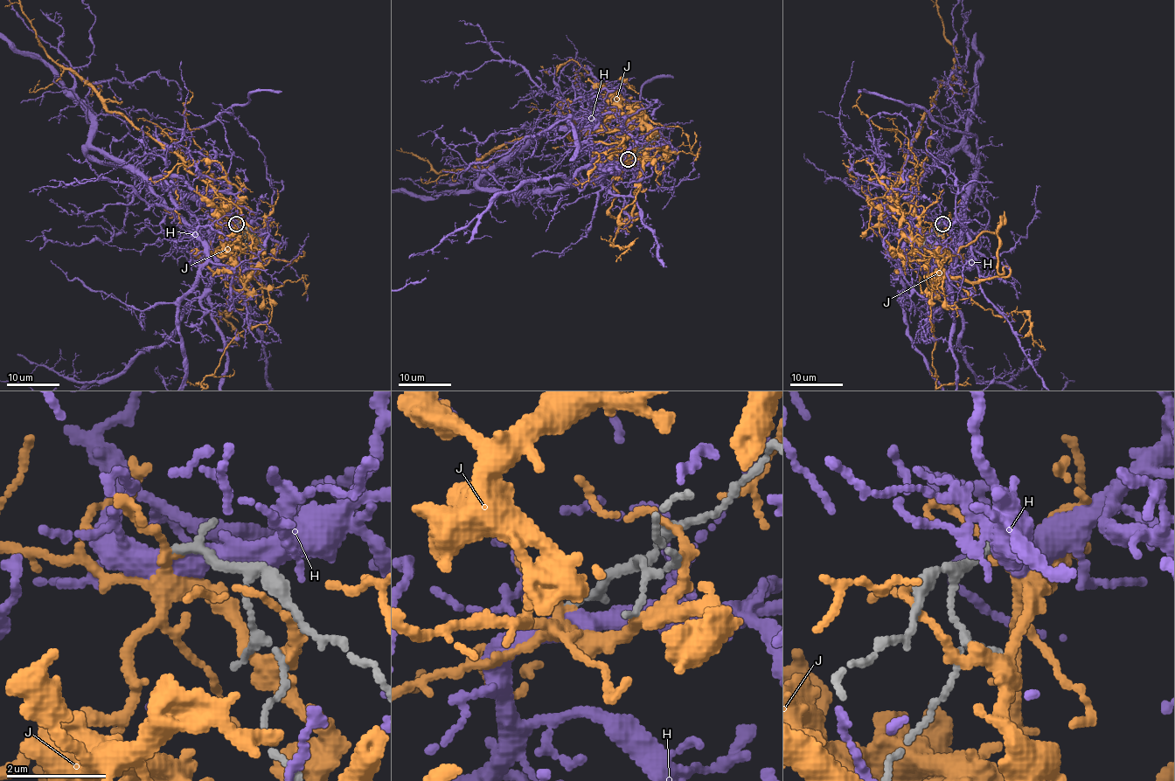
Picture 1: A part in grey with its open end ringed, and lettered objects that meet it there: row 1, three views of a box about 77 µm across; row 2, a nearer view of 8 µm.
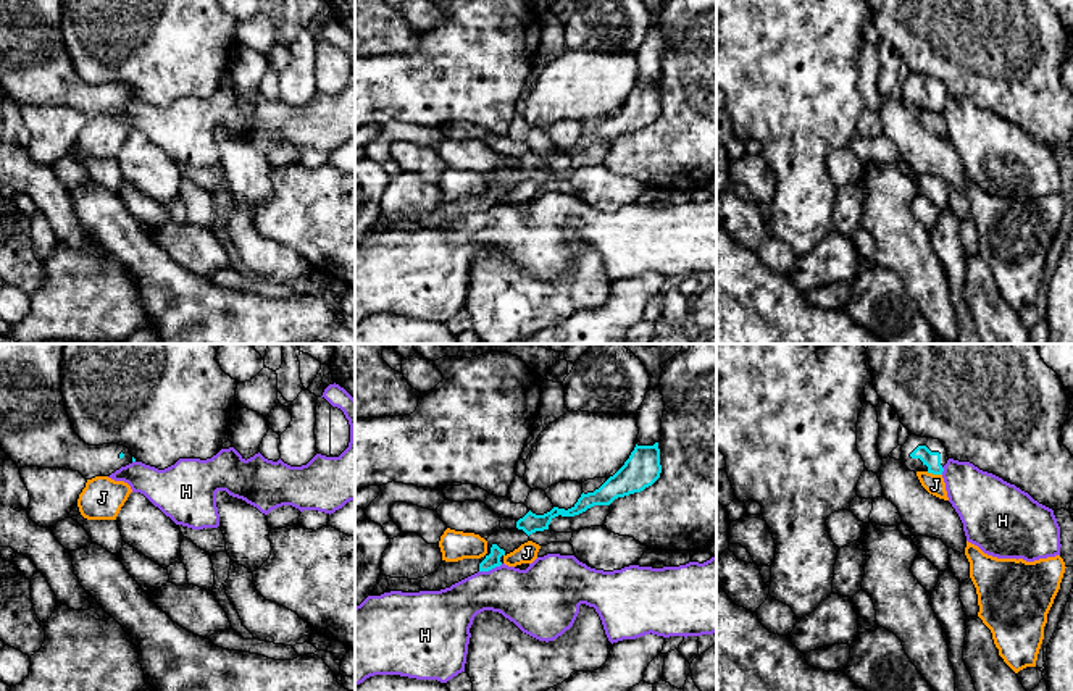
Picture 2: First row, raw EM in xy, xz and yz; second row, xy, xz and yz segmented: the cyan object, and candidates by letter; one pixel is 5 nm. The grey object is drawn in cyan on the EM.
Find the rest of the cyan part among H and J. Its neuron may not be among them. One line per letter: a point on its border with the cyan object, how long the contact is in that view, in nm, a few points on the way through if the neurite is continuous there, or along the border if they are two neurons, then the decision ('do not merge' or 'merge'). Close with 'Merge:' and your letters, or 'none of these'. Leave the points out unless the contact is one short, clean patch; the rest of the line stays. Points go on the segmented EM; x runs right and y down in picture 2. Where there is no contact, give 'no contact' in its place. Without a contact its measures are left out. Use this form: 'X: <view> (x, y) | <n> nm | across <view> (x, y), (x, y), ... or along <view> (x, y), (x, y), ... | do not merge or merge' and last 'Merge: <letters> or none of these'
H: xz (491, 569) | 130 nm | along xz (502, 564), (480, 572) | do not merge
J: yz (935, 473) | 80 nm | do not merge
Merge: none of these

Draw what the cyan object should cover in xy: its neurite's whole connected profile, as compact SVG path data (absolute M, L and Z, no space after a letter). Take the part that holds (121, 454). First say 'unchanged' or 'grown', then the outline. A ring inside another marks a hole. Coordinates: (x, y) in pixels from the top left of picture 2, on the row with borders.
grown | M0 344L0 446L18 465L66 468L86 480L110 476L136 459L119 444L89 446L73 429L61 394L66 344Z

